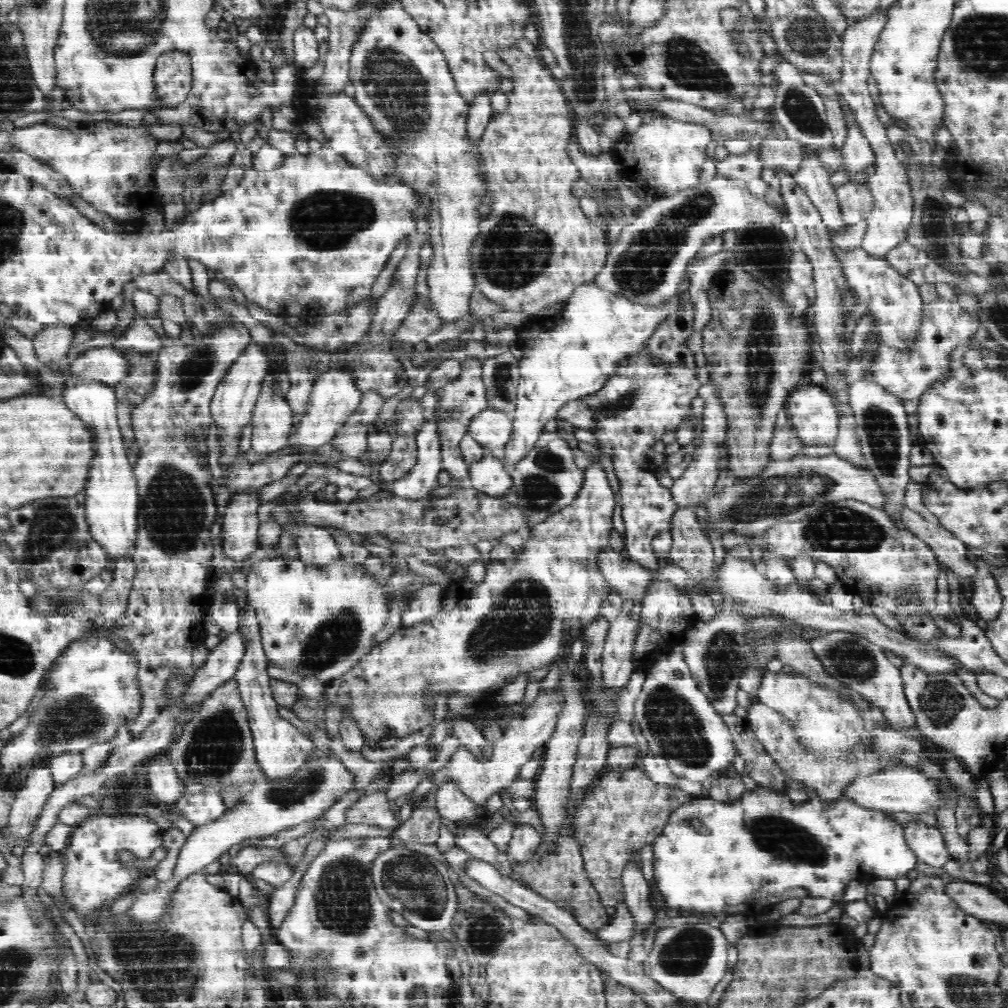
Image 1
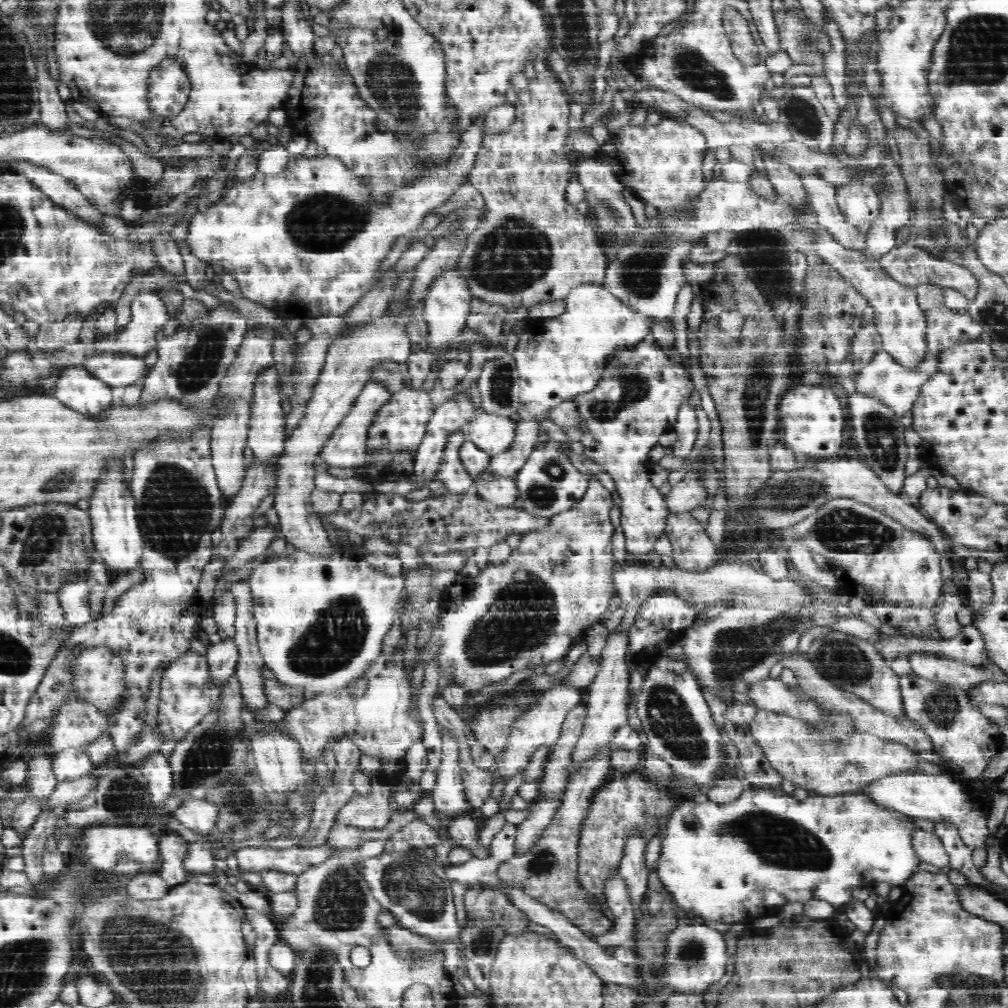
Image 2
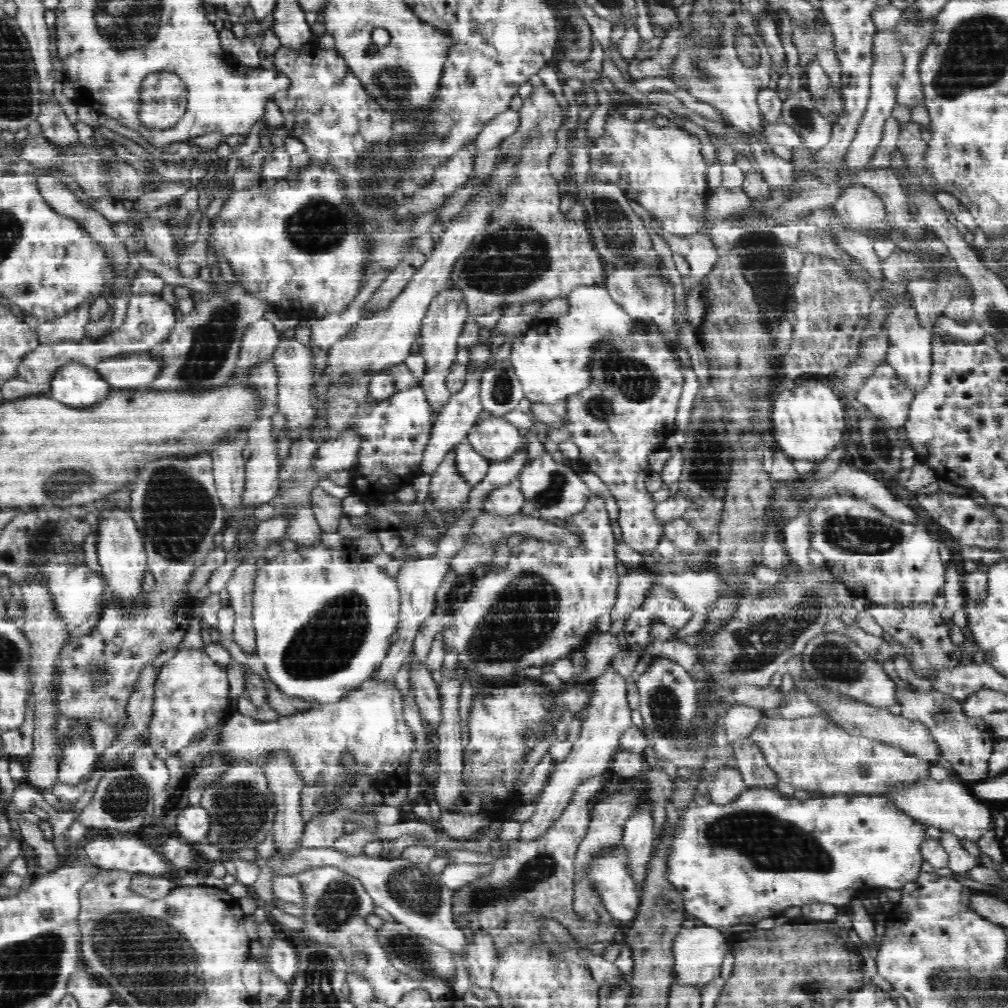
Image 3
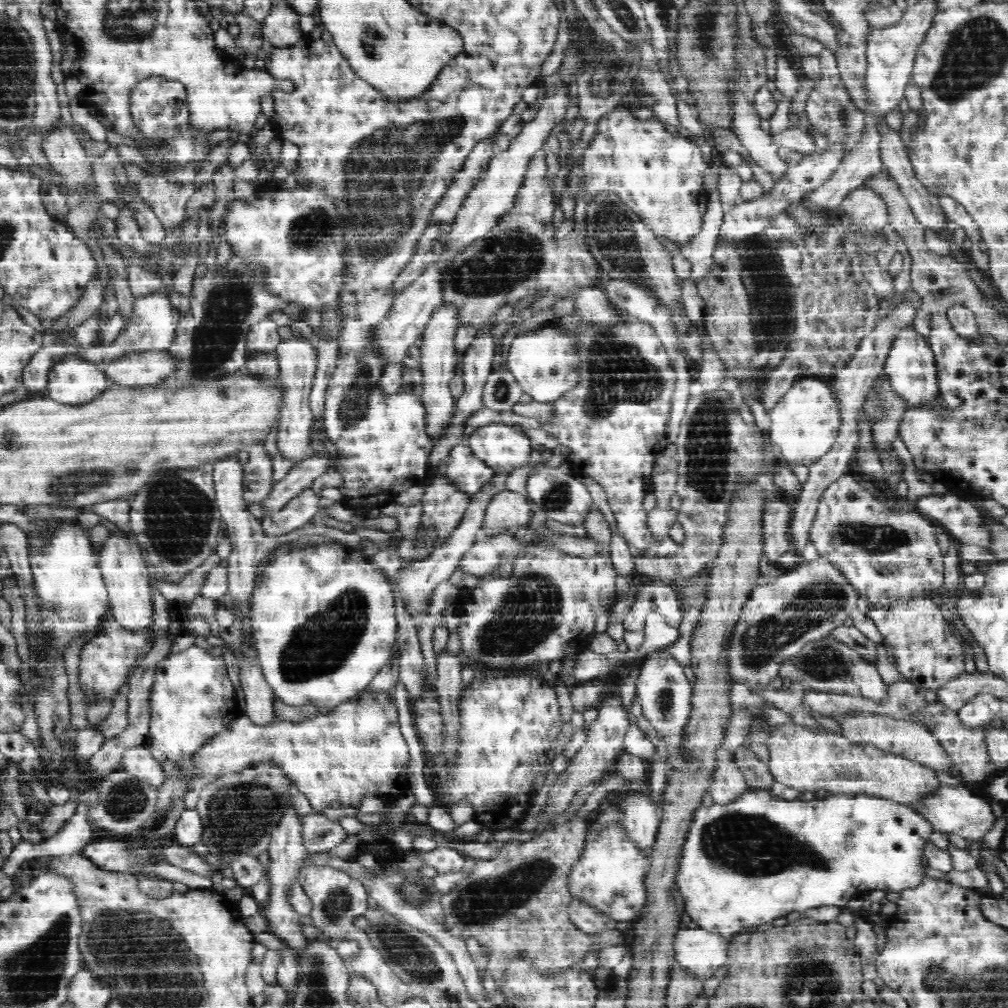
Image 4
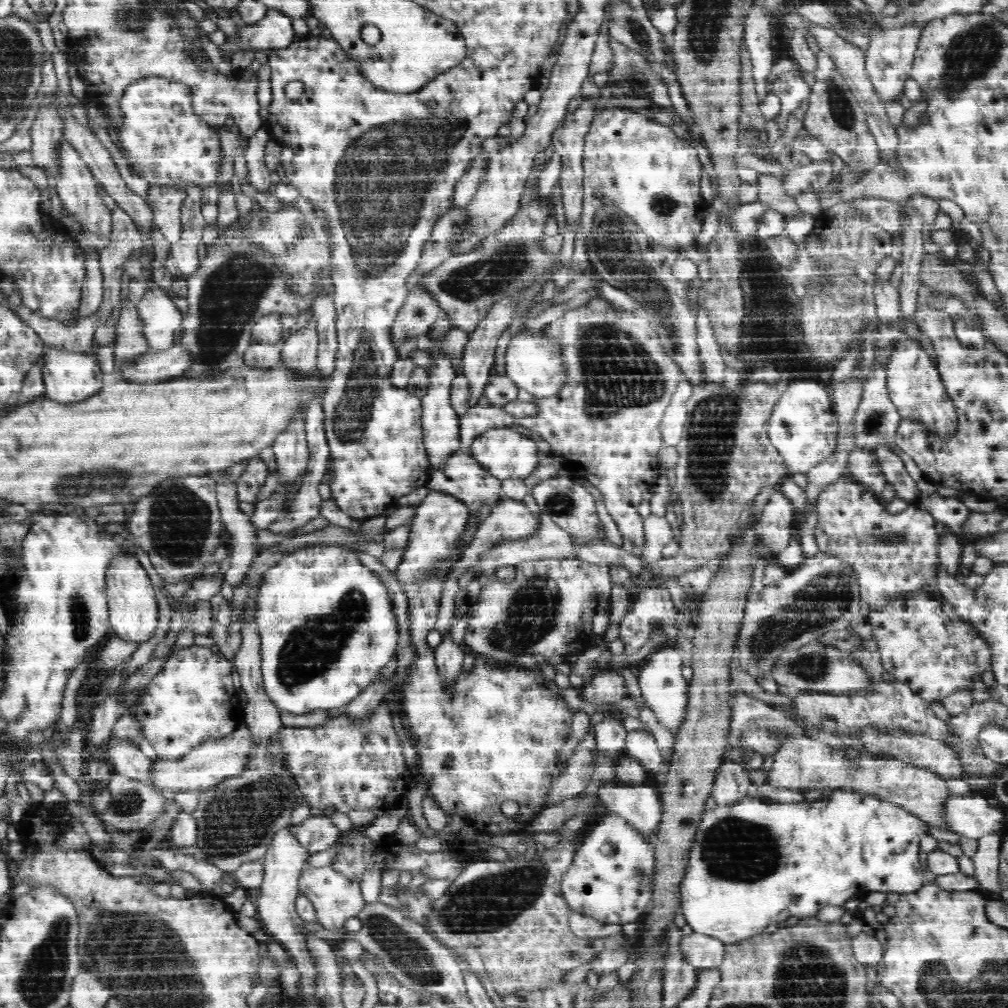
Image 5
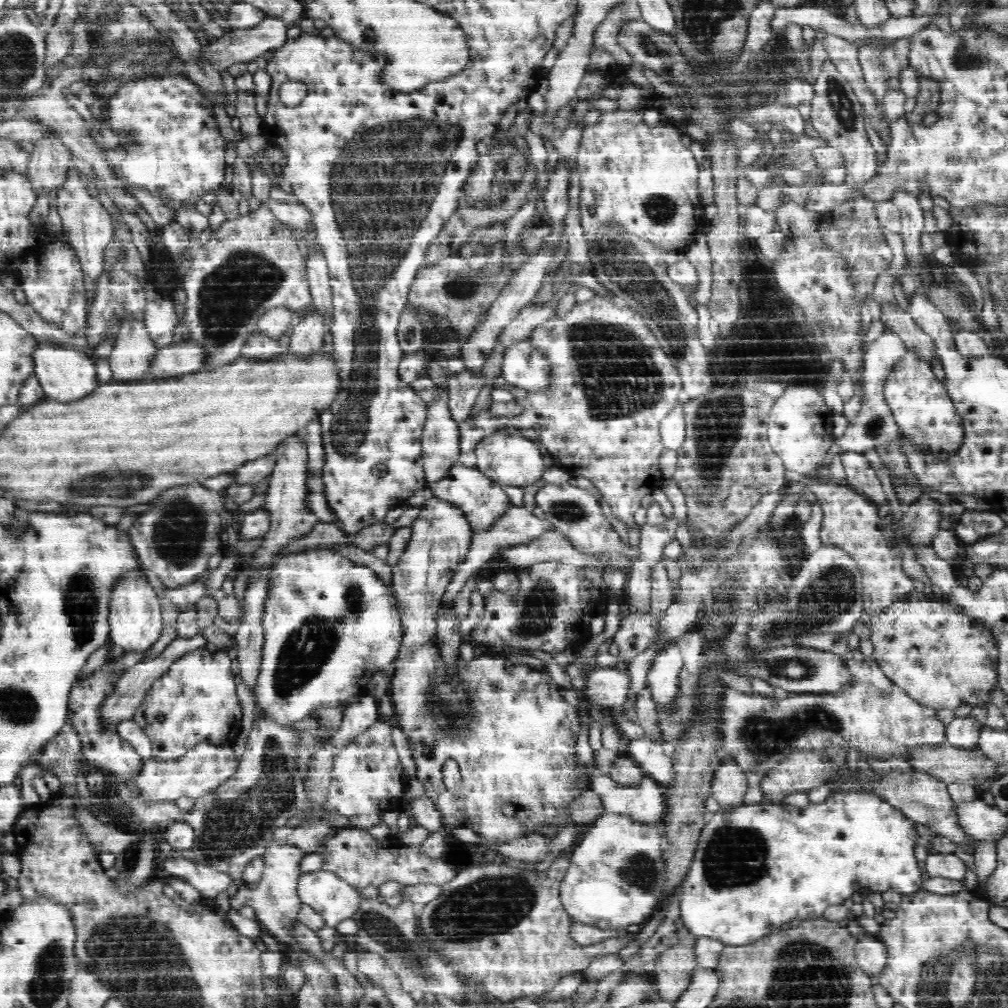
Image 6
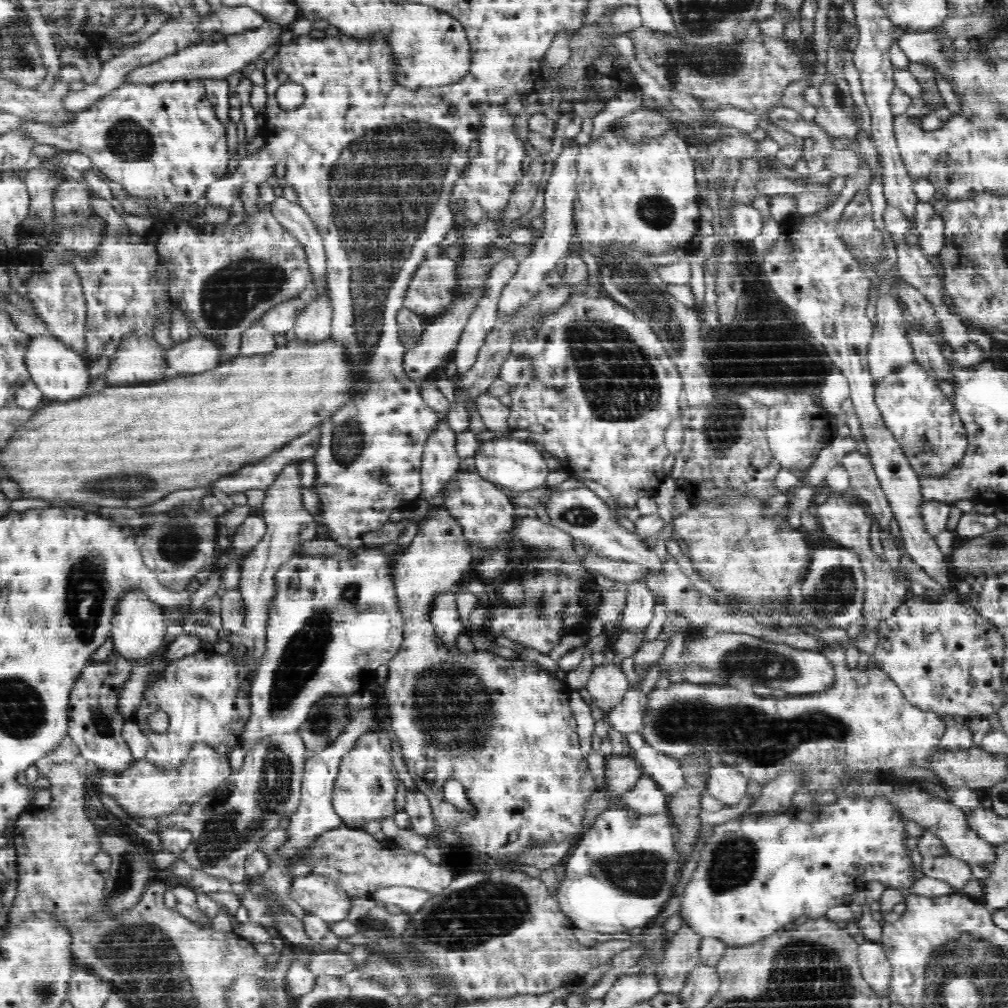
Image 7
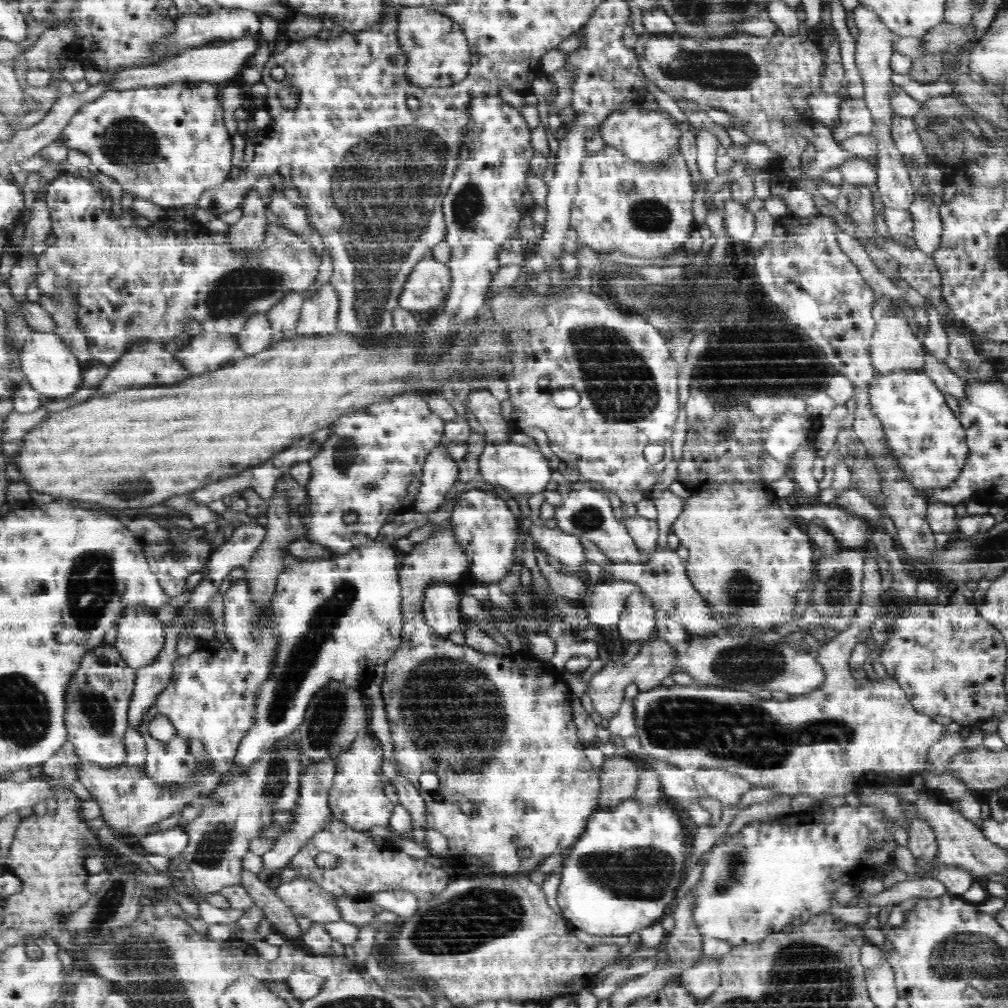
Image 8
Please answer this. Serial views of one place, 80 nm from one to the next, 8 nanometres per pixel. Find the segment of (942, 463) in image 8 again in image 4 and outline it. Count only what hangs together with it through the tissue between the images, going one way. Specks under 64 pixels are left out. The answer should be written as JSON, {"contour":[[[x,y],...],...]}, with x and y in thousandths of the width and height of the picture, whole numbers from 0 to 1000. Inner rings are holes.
{"contour":[[[905,323],[895,325],[888,334],[876,365],[882,374],[886,389],[898,397],[898,407],[907,405],[907,401],[915,401],[915,397],[927,397],[927,389],[931,389],[931,372],[929,372],[928,353],[922,339],[907,328]]]}

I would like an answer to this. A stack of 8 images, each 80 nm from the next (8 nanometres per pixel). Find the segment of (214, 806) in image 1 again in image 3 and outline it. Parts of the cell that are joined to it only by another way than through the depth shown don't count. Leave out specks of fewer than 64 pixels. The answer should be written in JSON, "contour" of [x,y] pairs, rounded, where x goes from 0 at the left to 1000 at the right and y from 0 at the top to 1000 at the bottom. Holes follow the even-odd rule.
{"contour":[[[197,798],[187,799],[177,808],[172,826],[193,839],[203,833],[207,821],[206,807]]]}

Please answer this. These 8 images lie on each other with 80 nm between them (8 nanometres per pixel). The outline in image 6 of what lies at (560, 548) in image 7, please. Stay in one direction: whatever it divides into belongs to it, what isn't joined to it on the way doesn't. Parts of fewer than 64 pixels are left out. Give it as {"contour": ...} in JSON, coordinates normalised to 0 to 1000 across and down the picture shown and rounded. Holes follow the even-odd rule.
{"contour":[[[507,501],[506,504],[502,506],[502,510],[500,510],[494,518],[490,518],[490,522],[488,522],[486,526],[469,530],[466,546],[464,546],[462,554],[458,556],[458,560],[454,562],[454,565],[450,567],[446,579],[444,579],[442,587],[440,587],[438,604],[449,603],[448,594],[460,583],[462,575],[471,572],[478,563],[485,562],[488,554],[491,553],[497,543],[524,540],[524,538],[528,538],[528,536],[534,536],[534,534],[536,534],[538,530],[542,530],[542,528],[550,528],[551,525],[550,521],[547,521],[542,516],[534,515],[529,509],[521,505],[520,501]]]}

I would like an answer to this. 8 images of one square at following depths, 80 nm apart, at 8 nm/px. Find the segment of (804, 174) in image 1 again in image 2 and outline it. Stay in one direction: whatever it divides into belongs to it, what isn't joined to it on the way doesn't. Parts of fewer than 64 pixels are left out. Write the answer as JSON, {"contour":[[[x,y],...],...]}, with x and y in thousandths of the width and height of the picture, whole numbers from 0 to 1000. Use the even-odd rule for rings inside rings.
{"contour":[[[812,174],[795,175],[796,182],[802,190],[806,208],[811,214],[811,221],[813,221],[825,235],[827,235],[837,246],[845,246],[851,250],[859,250],[859,234],[852,230],[851,225],[844,224],[831,206],[829,194],[831,187],[823,184]]]}

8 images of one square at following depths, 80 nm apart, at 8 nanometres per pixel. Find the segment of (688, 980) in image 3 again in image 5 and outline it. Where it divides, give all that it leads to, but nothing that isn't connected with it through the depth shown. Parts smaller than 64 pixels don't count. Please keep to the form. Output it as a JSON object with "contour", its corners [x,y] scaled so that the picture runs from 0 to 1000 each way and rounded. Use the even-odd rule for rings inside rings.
{"contour":[[[681,922],[673,938],[679,945],[679,951],[688,957],[691,963],[713,960],[719,947],[720,936]]]}

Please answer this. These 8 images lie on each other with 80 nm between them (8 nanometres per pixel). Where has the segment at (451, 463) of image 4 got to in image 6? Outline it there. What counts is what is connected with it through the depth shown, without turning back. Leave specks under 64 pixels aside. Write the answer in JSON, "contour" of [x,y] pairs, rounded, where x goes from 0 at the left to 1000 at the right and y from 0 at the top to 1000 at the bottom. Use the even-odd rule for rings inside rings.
{"contour":[[[457,459],[450,460],[438,476],[427,480],[426,483],[431,493],[440,495],[447,498],[452,504],[457,504],[462,516],[465,517],[469,530],[486,526],[490,522],[490,518],[494,518],[507,502],[498,481],[478,470],[473,463],[465,464]]]}

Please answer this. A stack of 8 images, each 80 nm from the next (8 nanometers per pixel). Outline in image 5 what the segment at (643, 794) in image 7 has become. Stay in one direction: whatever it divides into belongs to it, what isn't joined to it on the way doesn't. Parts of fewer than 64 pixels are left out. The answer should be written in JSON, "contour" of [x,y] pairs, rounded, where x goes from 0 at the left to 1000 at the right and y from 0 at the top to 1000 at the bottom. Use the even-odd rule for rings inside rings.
{"contour":[[[647,773],[639,778],[612,779],[605,775],[593,782],[596,802],[606,805],[633,822],[639,830],[649,829],[657,812],[653,780]]]}

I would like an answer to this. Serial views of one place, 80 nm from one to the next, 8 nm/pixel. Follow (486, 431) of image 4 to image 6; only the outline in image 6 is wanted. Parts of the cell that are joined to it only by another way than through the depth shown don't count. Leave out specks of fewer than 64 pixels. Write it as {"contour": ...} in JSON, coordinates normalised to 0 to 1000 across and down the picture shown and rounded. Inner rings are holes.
{"contour":[[[504,427],[492,428],[471,442],[472,463],[478,470],[499,483],[515,482],[519,484],[526,482],[526,480],[534,478],[544,464],[544,458],[538,456],[534,440],[533,437],[524,437],[524,435],[514,433],[514,431],[507,432]]]}

